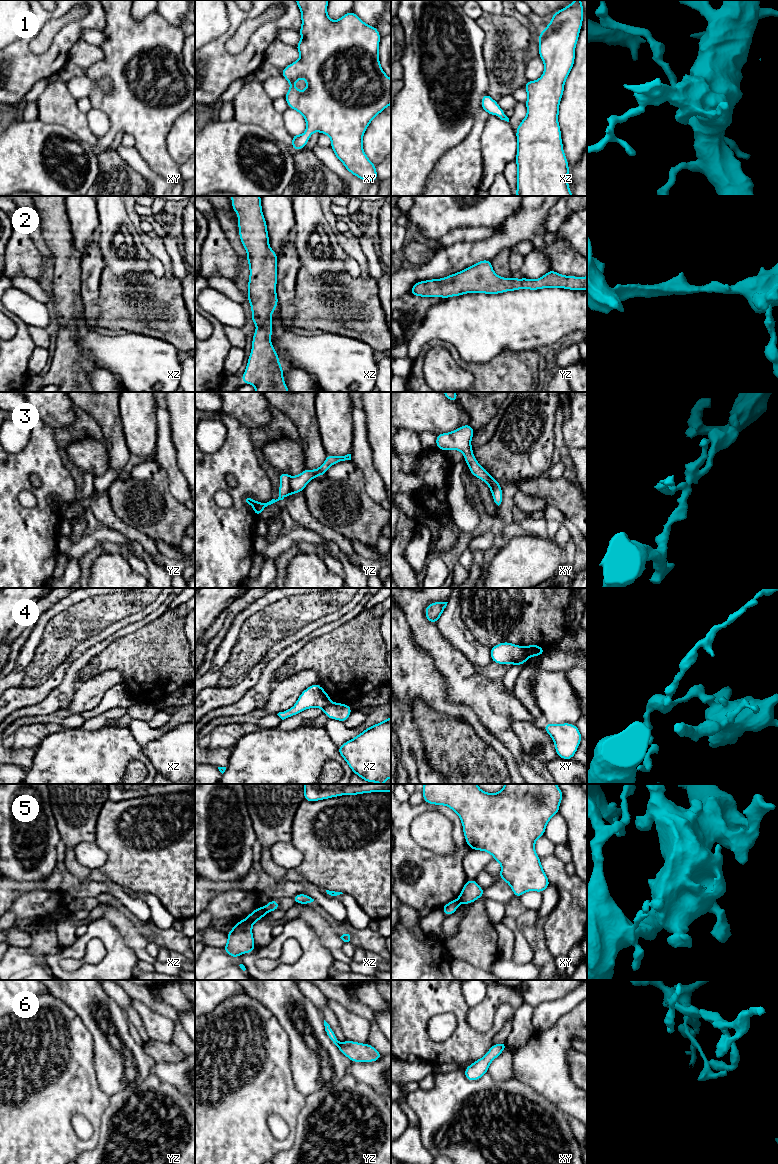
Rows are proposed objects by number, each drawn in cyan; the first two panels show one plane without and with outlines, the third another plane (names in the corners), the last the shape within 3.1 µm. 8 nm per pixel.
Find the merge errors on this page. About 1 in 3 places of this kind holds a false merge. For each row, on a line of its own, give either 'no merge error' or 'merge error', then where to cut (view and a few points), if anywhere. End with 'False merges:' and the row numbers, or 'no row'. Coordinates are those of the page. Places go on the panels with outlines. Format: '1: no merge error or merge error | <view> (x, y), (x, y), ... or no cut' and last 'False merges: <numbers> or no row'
1: no merge error | no cut
2: no merge error | no cut
3: merge error | yz (291, 477), (289, 493)
4: merge error | xy (523, 647), (528, 657)
5: merge error | xz (262, 908), (266, 912)
6: no merge error | no cut
False merges: 3, 4, 5

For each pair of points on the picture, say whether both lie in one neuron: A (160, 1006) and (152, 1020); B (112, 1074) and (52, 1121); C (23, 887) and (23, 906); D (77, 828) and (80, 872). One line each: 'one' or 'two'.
A: two
B: two
C: two
D: one

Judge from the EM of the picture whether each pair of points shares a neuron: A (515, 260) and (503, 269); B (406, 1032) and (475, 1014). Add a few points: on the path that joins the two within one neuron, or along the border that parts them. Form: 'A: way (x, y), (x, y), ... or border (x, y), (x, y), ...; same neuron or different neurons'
A: border (510, 252), (509, 269), (511, 272); different neurons
B: border (468, 1007), (467, 1022), (473, 1028), (485, 1031); different neurons

